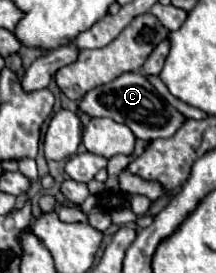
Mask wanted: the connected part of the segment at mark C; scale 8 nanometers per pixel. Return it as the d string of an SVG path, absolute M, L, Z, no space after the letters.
M123 73L107 85L91 89L79 103L81 111L91 117L111 117L119 123L125 123L137 139L153 141L161 137L173 137L187 121L187 117L177 111L159 91L149 83L143 73Z

